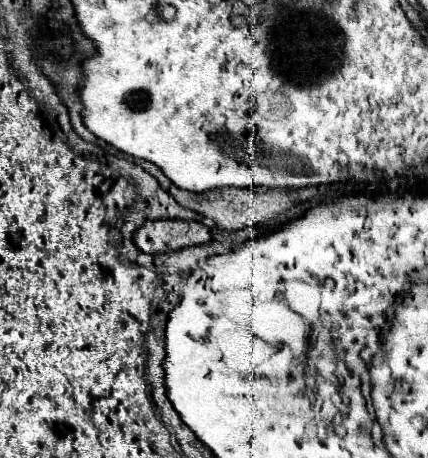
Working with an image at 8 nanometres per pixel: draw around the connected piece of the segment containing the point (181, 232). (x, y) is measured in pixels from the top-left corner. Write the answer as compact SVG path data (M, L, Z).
M146 219L134 231L134 243L144 253L172 251L212 239L210 227L200 221L184 219Z

